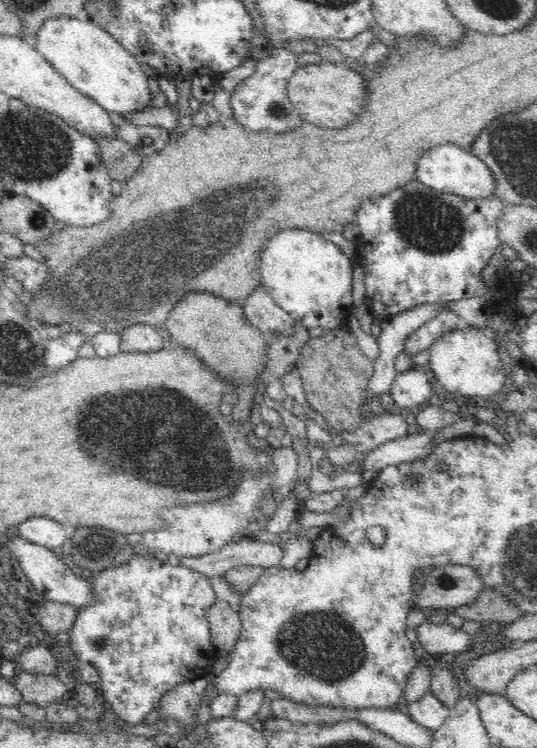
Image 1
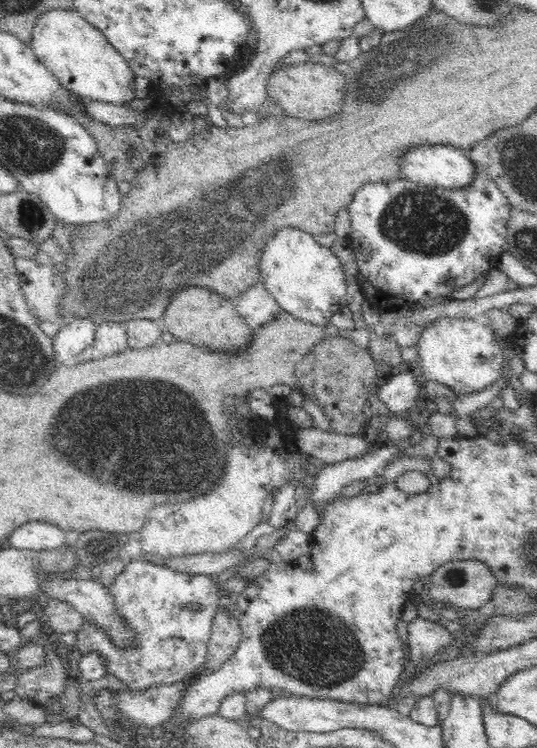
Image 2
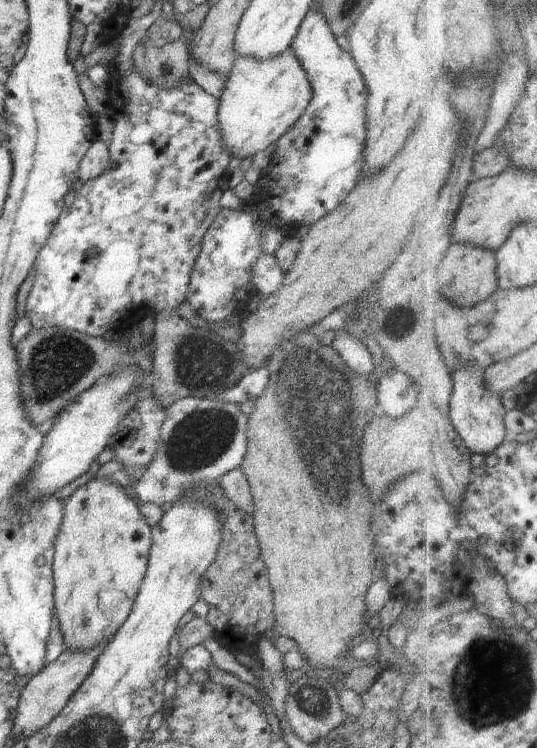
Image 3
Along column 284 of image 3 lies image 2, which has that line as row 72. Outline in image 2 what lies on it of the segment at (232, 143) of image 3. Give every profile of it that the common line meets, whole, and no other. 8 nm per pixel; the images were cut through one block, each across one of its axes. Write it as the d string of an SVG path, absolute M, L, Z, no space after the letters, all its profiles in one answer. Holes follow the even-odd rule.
M54 9L40 14L34 23L29 46L64 89L80 98L116 105L124 105L135 98L134 79L137 77L124 57L76 10Z

